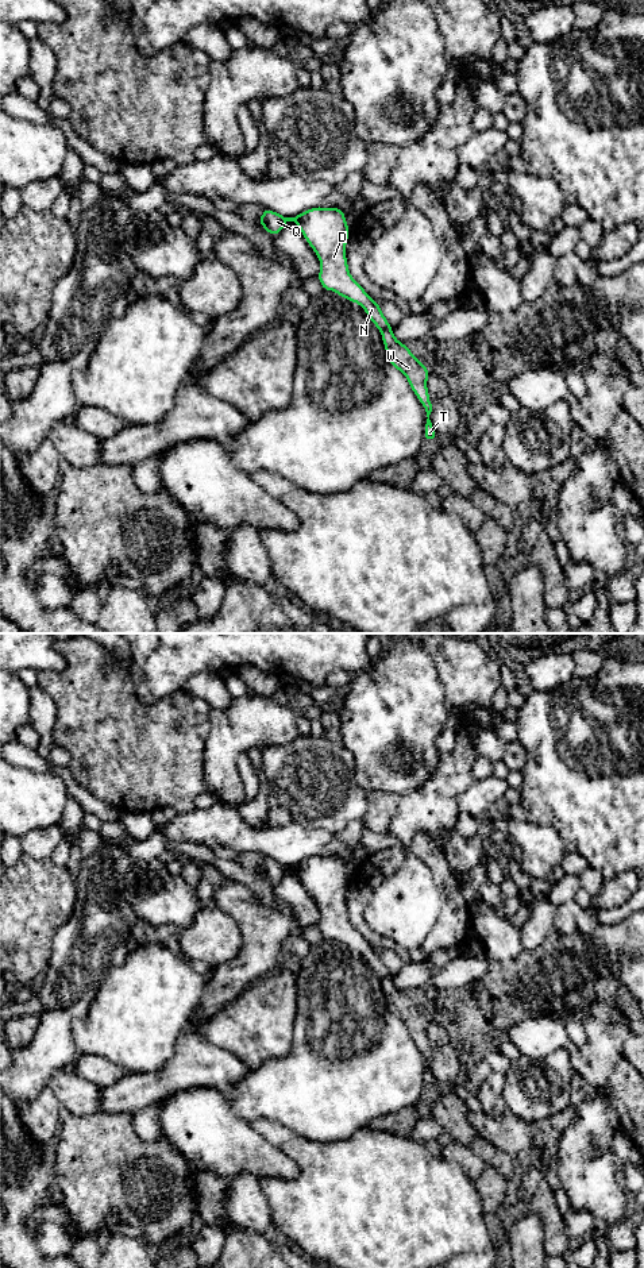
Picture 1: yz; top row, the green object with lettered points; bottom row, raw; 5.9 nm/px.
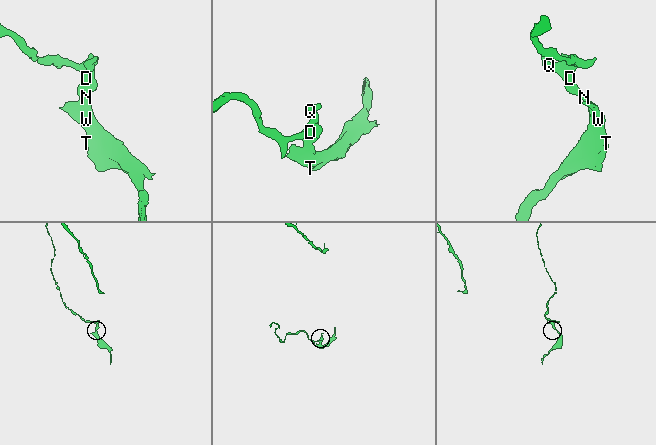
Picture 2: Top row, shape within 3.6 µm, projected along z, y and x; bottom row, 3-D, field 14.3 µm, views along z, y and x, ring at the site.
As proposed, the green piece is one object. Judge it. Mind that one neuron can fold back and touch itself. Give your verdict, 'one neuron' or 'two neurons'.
two neurons

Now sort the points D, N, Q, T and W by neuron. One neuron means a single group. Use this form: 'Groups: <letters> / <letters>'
Groups: D N Q / T W

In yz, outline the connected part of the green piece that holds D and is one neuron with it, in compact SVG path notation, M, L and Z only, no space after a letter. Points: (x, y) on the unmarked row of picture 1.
M315 855L294 866L285 866L266 856L258 870L270 883L279 883L286 870L294 870L320 909L317 926L323 937L359 952L379 979L390 976L379 951L348 920L346 893L350 875L340 856Z

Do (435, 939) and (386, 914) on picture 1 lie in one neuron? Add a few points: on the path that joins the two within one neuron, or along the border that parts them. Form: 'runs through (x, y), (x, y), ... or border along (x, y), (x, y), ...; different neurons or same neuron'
border along (440, 905), (419, 947), (398, 945); different neurons

